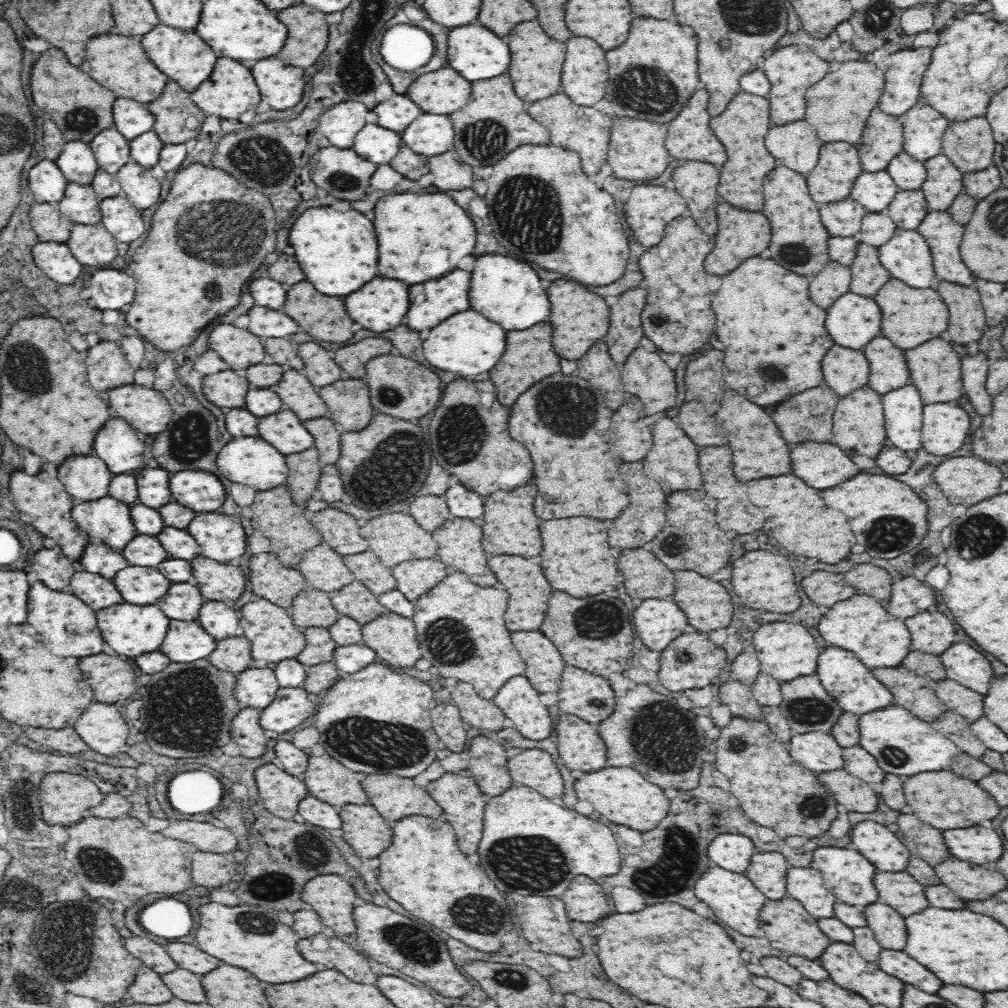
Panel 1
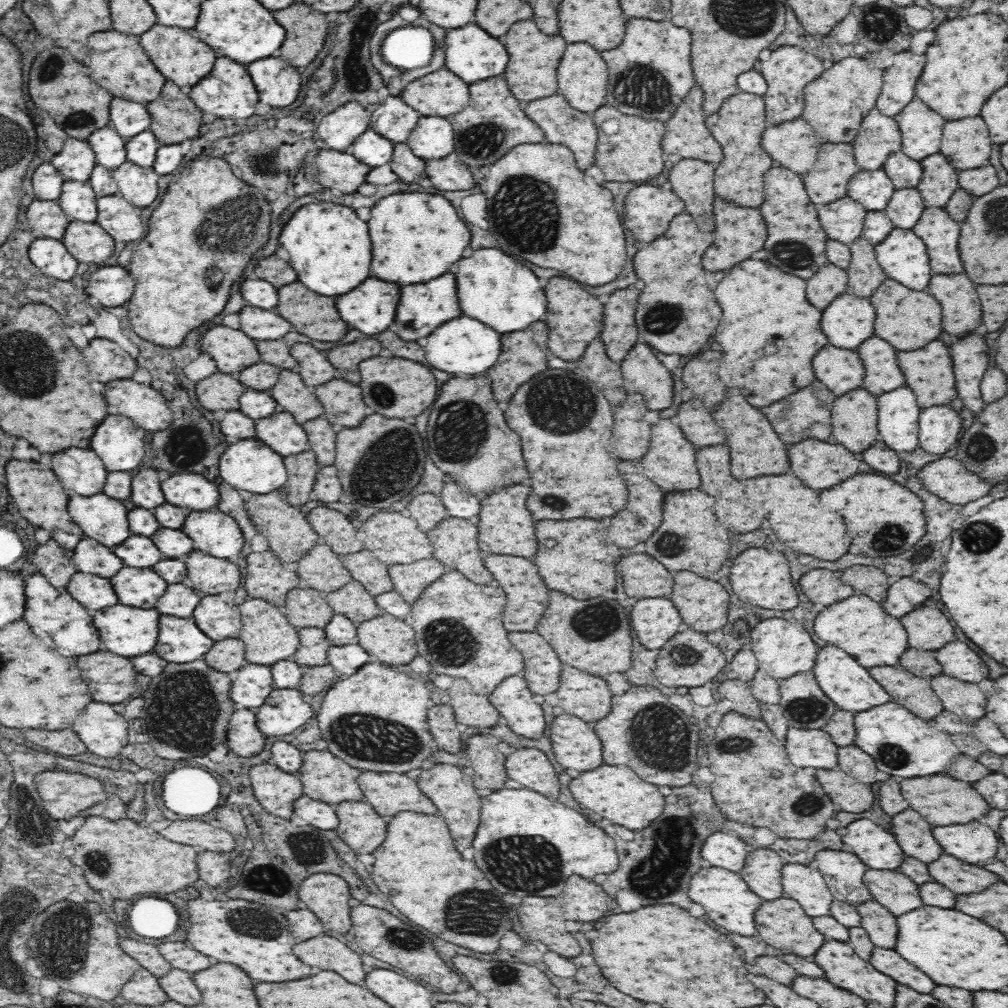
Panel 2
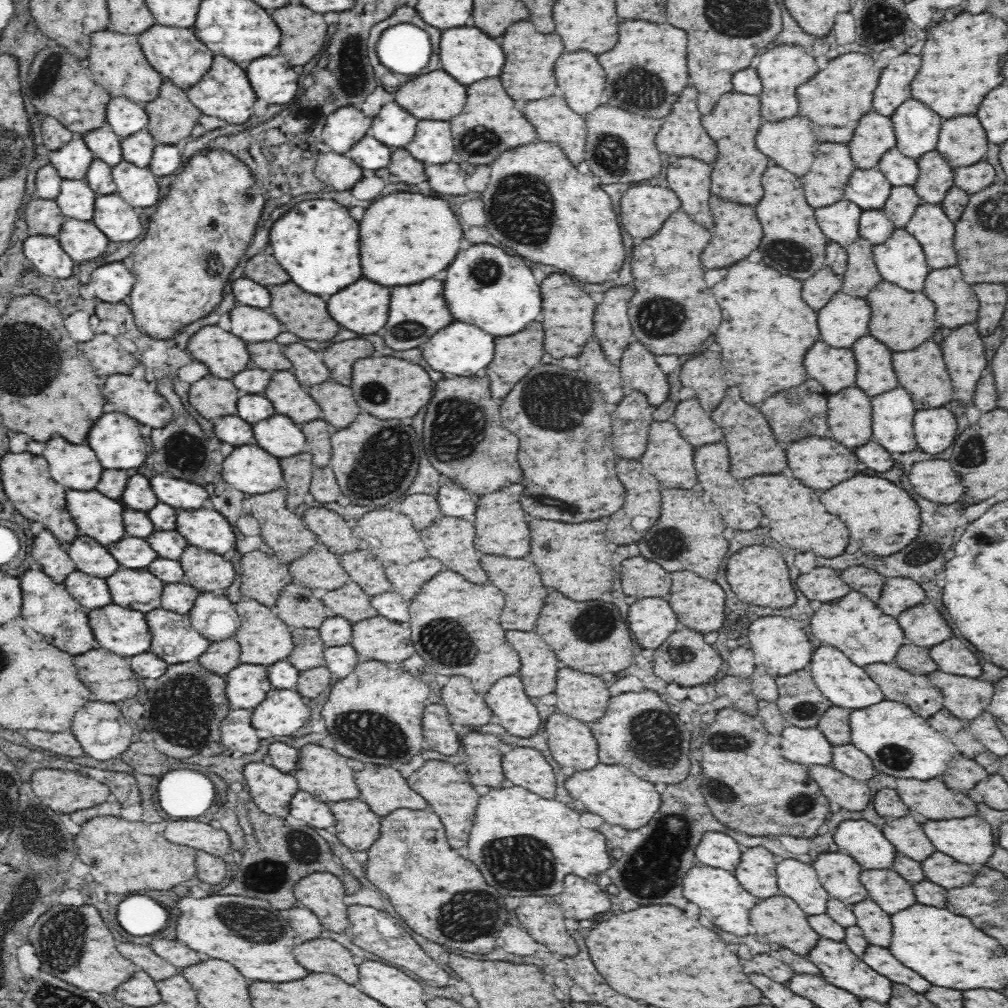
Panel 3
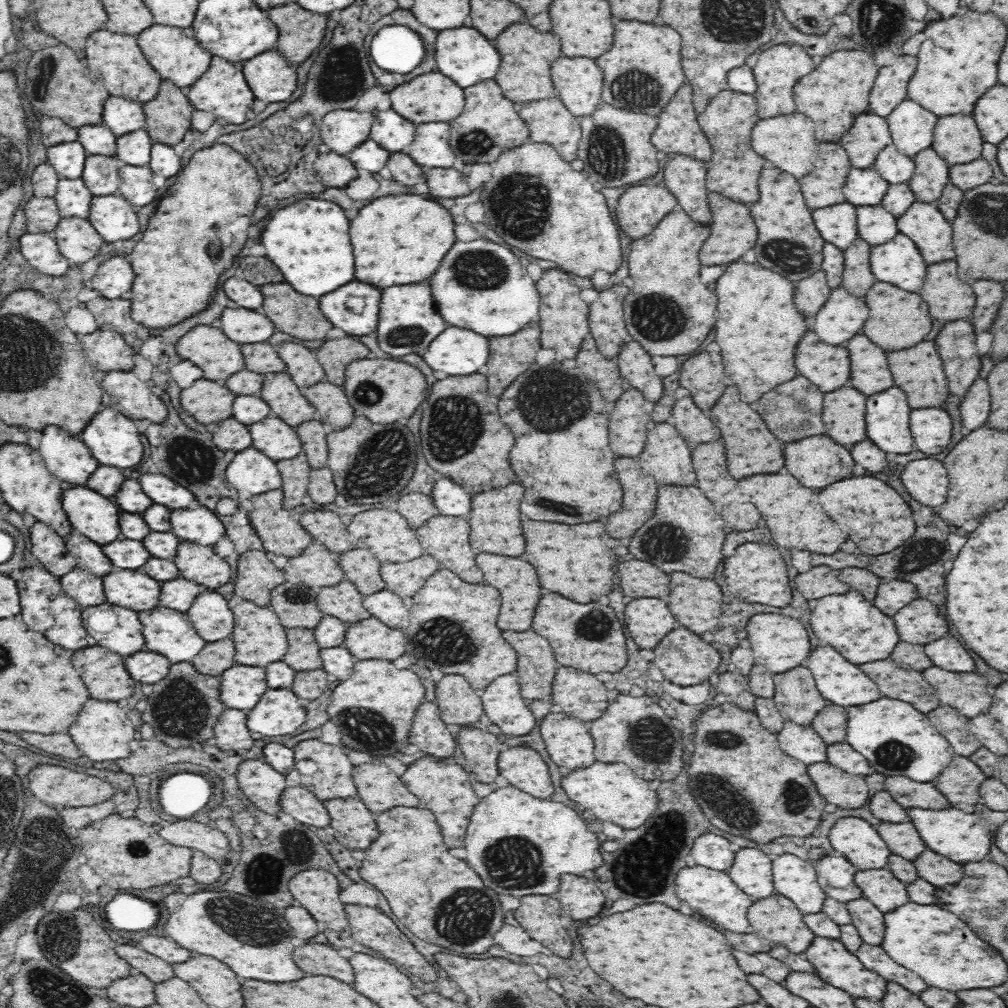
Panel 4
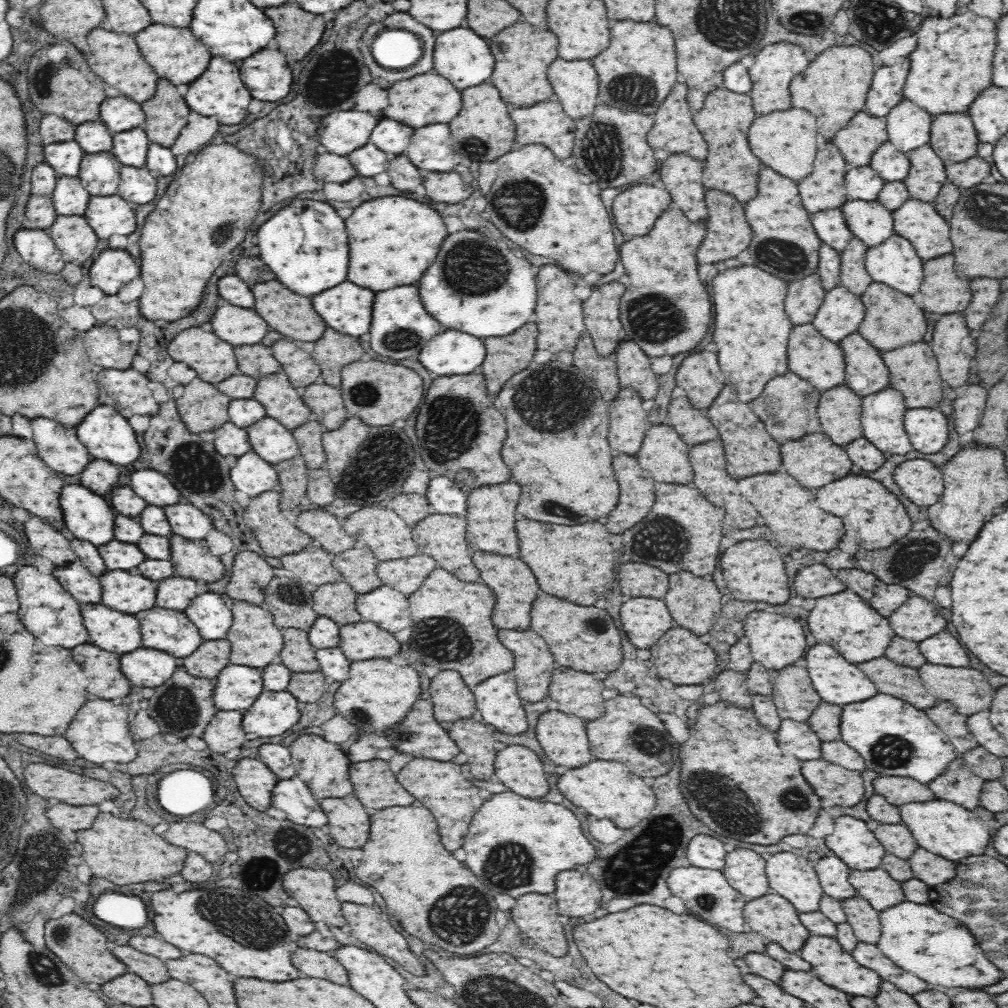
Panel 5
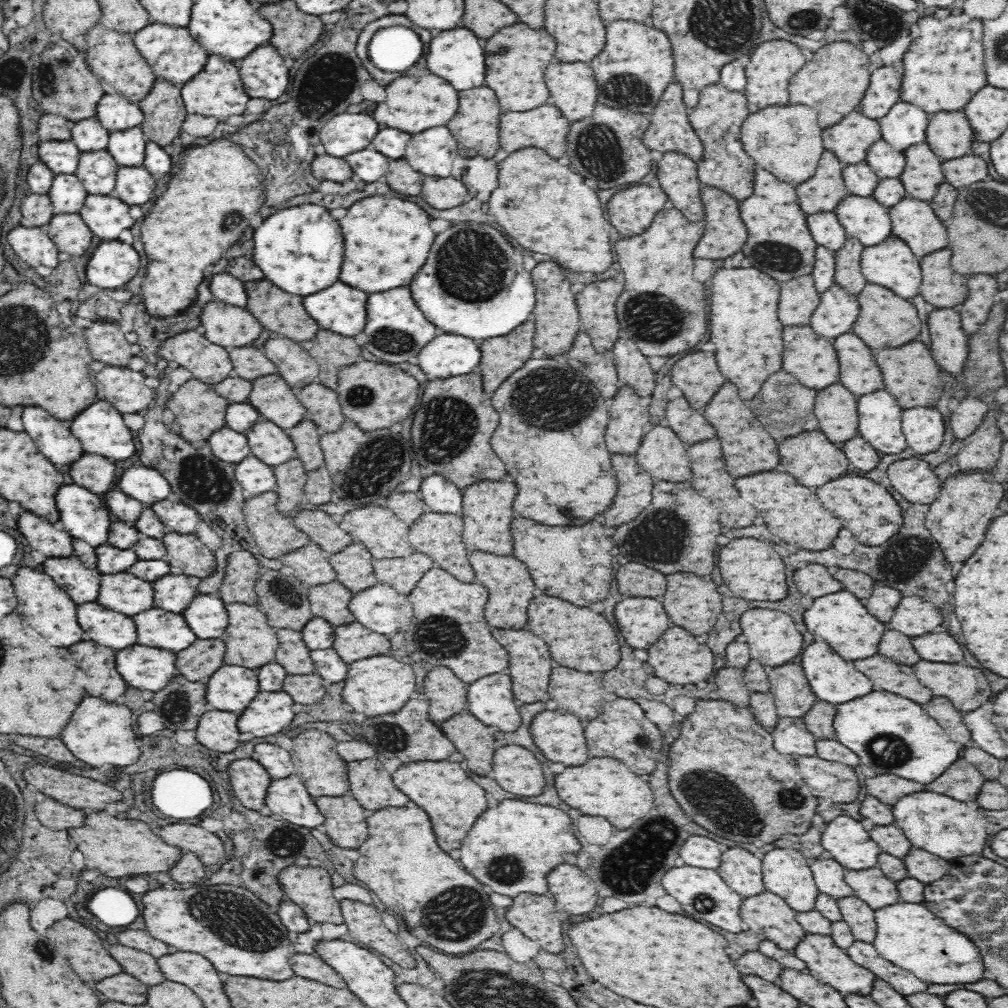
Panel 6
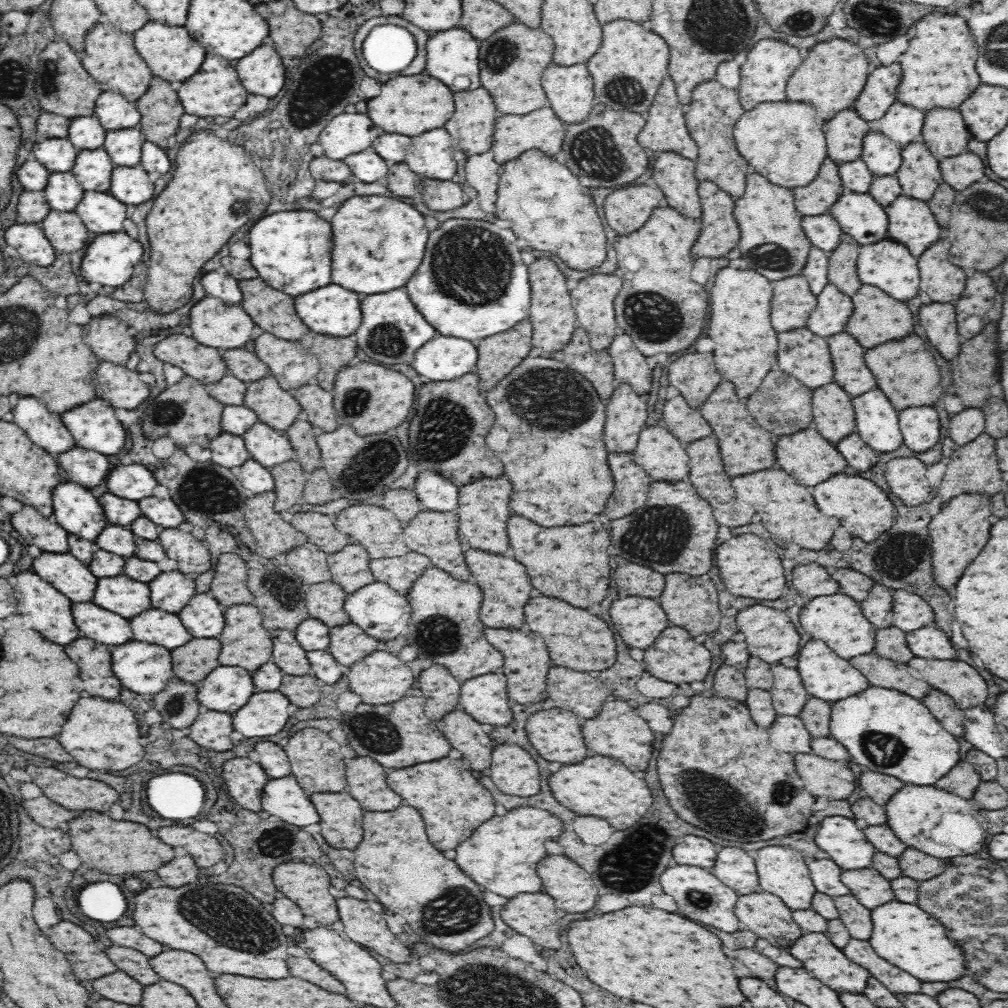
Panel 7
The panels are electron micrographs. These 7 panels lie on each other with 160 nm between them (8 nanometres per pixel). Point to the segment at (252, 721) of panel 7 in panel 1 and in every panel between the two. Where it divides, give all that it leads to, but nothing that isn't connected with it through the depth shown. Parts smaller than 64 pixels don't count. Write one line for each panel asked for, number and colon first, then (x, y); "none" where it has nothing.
1: (291, 707)
2: (285, 710)
3: (283, 712)
4: (279, 712)
5: (273, 713)
6: (269, 713)

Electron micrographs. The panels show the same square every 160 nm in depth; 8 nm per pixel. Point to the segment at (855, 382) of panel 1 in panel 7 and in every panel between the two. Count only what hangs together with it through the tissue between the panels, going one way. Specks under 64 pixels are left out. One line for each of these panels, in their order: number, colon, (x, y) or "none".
2: (841, 370)
3: (836, 369)
4: (828, 367)
5: (820, 362)
6: (813, 360)
7: (805, 355)

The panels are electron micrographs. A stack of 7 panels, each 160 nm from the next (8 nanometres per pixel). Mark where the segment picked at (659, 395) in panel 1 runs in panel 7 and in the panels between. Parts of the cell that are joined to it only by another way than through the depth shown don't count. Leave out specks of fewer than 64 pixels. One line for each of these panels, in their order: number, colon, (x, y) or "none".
2: (645, 374)
3: (638, 366)
4: (635, 364)
5: (634, 370)
6: (633, 369)
7: (630, 366)

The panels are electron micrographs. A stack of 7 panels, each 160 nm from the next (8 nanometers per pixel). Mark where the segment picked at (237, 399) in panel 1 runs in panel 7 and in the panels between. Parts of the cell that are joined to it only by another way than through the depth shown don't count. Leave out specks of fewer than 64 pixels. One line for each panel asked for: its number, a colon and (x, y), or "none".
2: (220, 391)
3: (211, 396)
4: (206, 401)
5: (203, 407)
6: (199, 410)
7: (185, 411)

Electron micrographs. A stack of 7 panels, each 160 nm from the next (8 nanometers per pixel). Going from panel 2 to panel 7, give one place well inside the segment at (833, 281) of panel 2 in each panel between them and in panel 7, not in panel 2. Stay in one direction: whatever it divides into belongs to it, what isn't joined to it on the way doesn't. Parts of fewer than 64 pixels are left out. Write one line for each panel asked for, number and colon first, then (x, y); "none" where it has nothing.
3: (824, 285)
4: (812, 293)
5: (805, 297)
6: (800, 298)
7: (793, 301)

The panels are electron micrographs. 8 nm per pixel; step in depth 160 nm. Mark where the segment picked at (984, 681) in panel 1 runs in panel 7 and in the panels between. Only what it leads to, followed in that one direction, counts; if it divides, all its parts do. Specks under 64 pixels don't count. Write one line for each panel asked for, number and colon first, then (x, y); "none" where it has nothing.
2: (959, 661)
3: (954, 657)
4: (948, 654)
5: (944, 649)
6: (940, 647)
7: (926, 642)

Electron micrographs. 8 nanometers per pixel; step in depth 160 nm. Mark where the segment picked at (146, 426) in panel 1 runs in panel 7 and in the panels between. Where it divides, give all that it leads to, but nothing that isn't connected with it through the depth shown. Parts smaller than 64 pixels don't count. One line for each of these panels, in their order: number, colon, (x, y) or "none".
2: (147, 408)
3: (136, 398)
4: (119, 386)
5: (128, 385)
6: (124, 388)
7: (123, 388)

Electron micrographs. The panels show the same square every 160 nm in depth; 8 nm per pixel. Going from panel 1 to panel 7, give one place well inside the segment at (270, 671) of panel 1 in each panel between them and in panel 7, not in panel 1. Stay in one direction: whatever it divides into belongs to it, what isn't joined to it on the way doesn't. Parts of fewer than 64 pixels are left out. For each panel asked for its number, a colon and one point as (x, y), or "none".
2: (251, 685)
3: (247, 685)
4: (242, 687)
5: (237, 687)
6: (231, 688)
7: (228, 688)

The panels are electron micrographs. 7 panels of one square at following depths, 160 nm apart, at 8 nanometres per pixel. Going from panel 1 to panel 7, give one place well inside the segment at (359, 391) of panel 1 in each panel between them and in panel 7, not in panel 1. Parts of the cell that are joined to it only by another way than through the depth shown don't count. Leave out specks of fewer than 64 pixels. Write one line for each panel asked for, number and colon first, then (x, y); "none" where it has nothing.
2: (344, 404)
3: (340, 410)
4: (330, 400)
5: (325, 401)
6: (321, 402)
7: (318, 404)

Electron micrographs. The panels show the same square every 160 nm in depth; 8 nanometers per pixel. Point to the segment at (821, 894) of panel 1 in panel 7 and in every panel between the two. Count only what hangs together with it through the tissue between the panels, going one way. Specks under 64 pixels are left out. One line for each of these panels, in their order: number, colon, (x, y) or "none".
2: (805, 884)
3: (797, 880)
4: (794, 877)
5: (791, 876)
6: (785, 872)
7: (782, 871)

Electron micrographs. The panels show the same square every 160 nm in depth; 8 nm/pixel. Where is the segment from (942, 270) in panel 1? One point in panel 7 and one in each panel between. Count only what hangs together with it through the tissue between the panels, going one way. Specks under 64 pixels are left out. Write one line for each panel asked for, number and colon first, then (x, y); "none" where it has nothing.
2: (938, 231)
3: (934, 231)
4: (923, 222)
5: (918, 221)
6: (914, 221)
7: (910, 221)

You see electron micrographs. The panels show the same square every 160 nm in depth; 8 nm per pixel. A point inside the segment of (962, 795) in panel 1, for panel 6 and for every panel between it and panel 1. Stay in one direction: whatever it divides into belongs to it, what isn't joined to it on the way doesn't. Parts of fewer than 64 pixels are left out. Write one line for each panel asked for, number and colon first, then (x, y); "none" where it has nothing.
2: (942, 800)
3: (934, 800)
4: (910, 794)
5: (897, 790)
6: (889, 788)

